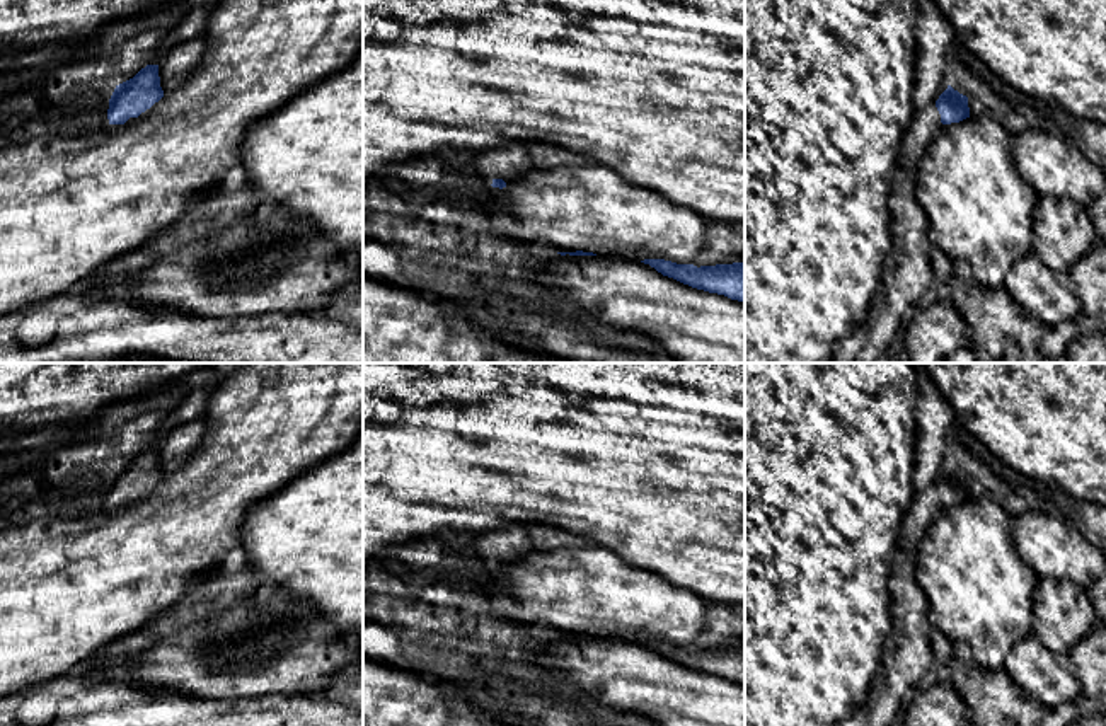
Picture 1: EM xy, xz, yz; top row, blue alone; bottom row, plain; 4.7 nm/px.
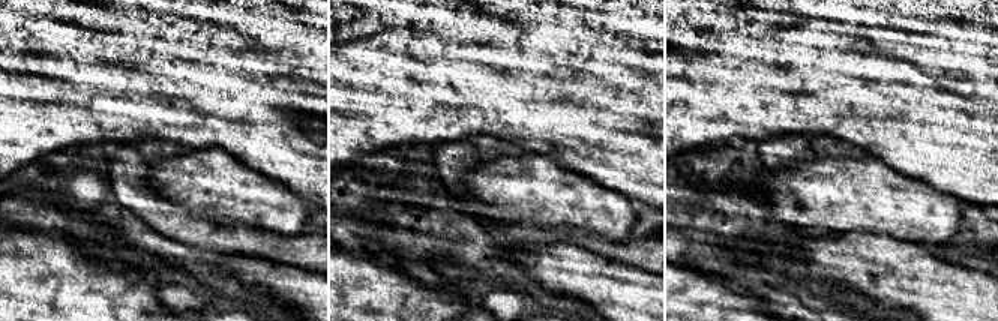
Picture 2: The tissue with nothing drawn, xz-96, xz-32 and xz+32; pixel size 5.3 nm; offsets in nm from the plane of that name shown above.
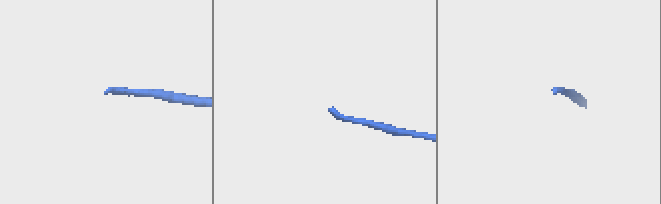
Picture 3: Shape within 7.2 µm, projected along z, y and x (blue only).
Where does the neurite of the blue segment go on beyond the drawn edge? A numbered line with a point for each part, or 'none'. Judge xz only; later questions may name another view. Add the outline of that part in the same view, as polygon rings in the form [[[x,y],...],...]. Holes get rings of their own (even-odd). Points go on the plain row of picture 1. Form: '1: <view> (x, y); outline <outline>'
none

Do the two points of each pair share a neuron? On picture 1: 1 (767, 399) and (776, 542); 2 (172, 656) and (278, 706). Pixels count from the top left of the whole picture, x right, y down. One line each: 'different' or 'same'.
1: same
2: different

